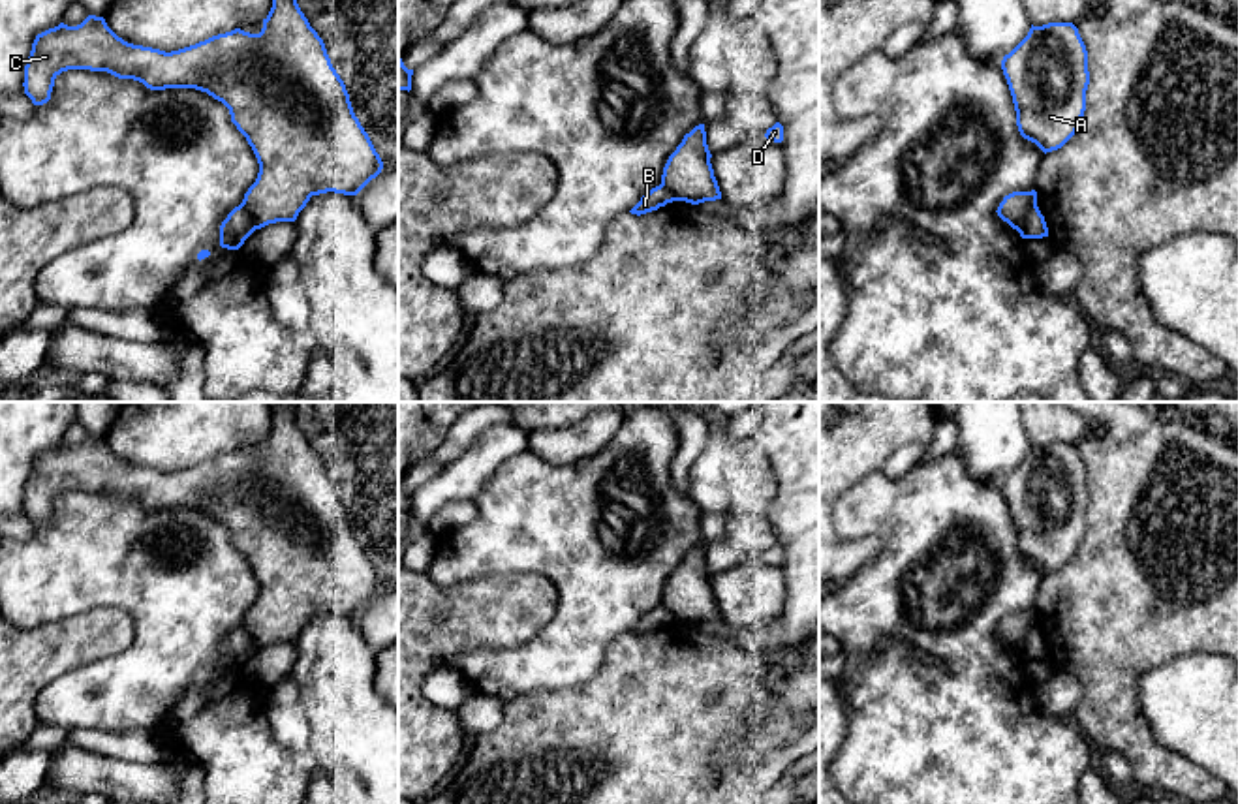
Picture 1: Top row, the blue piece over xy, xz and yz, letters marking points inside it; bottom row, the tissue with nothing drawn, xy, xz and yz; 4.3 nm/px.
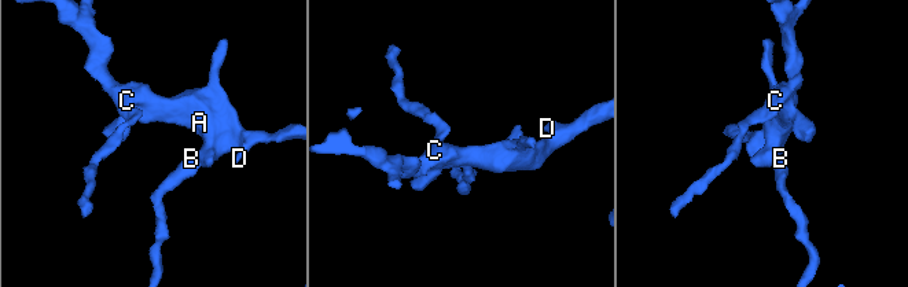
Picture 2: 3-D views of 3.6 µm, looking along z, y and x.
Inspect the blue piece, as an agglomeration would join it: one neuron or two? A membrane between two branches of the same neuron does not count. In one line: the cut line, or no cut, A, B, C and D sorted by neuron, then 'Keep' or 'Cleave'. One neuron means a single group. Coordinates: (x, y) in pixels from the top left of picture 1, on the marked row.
Split along yz (1036, 205), (1026, 215), (1021, 233). Groups: A C D / B. Cleave

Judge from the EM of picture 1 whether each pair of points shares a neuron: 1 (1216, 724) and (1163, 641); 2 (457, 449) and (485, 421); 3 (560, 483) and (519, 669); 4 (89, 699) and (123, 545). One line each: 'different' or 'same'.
1: different
2: same
3: same
4: same

